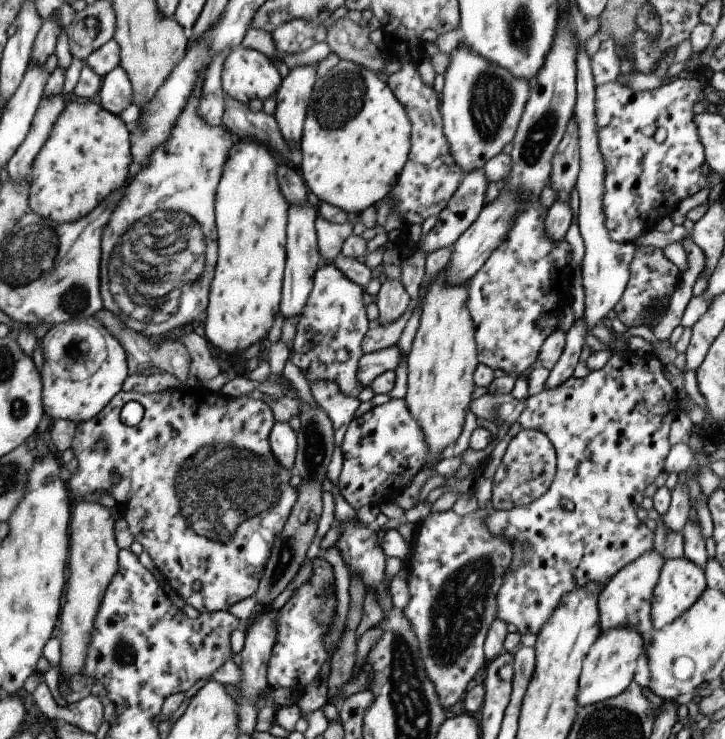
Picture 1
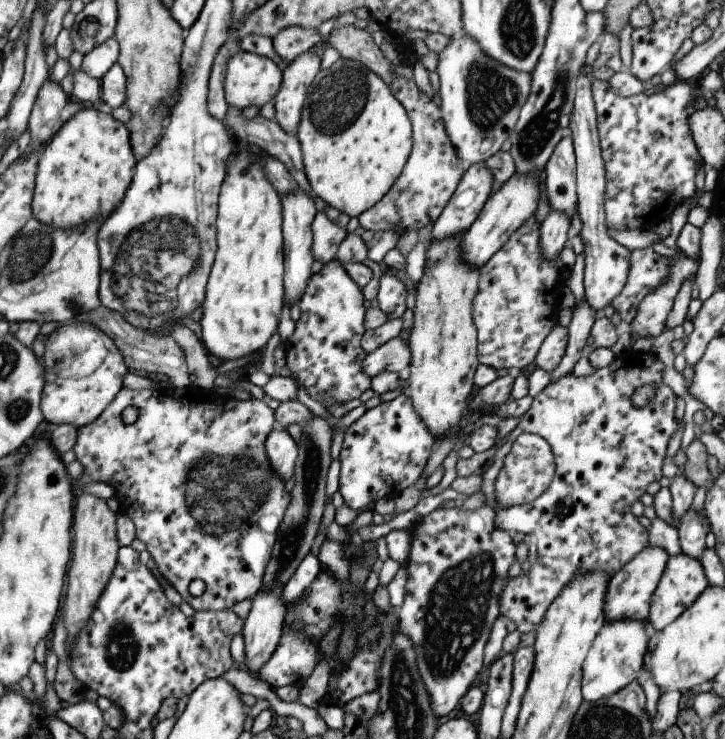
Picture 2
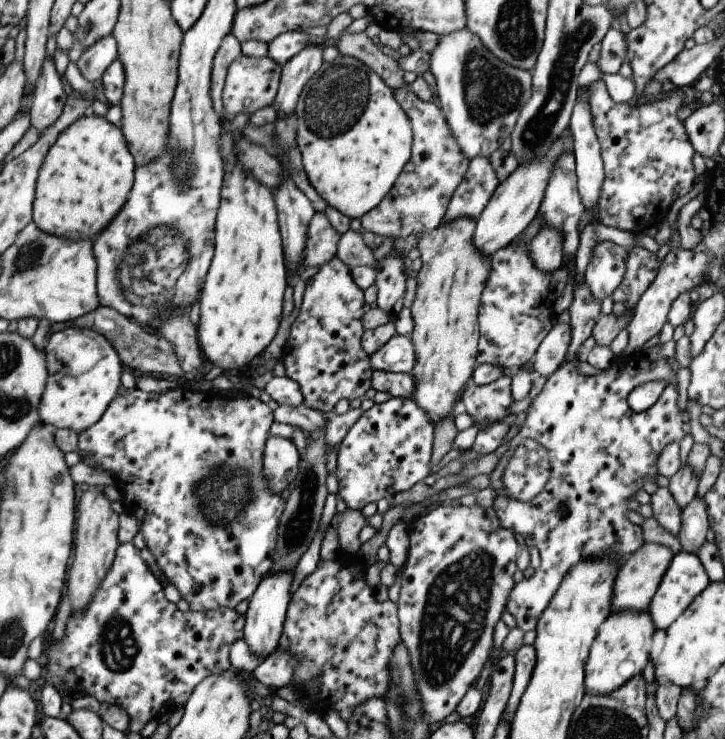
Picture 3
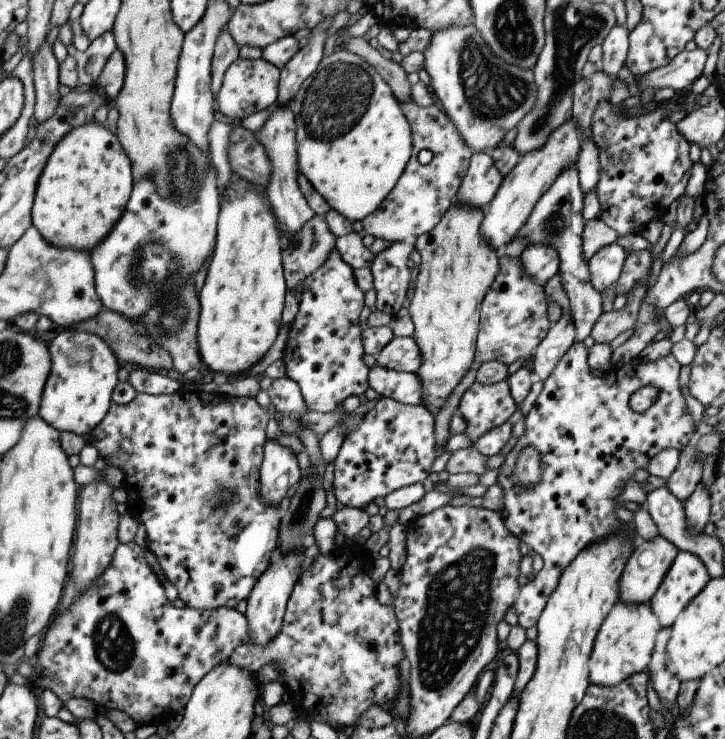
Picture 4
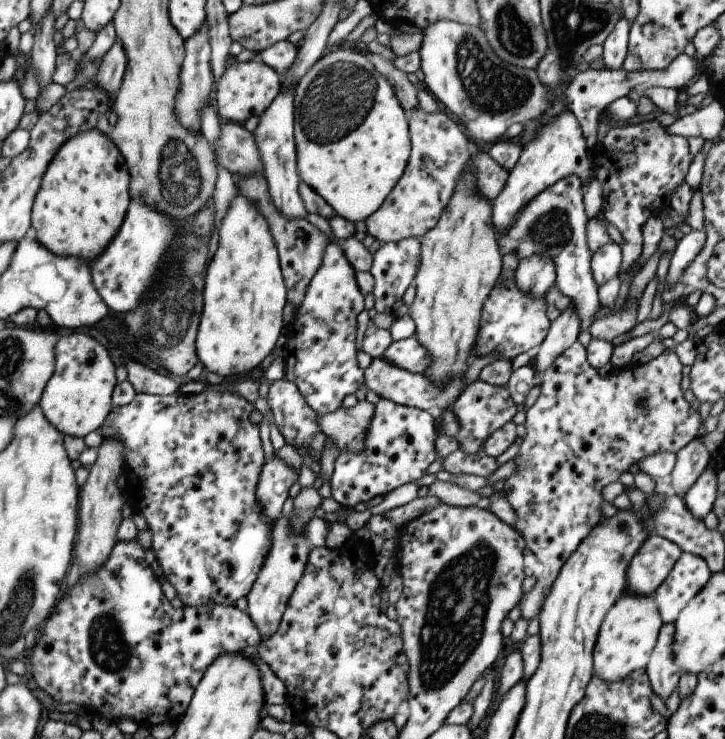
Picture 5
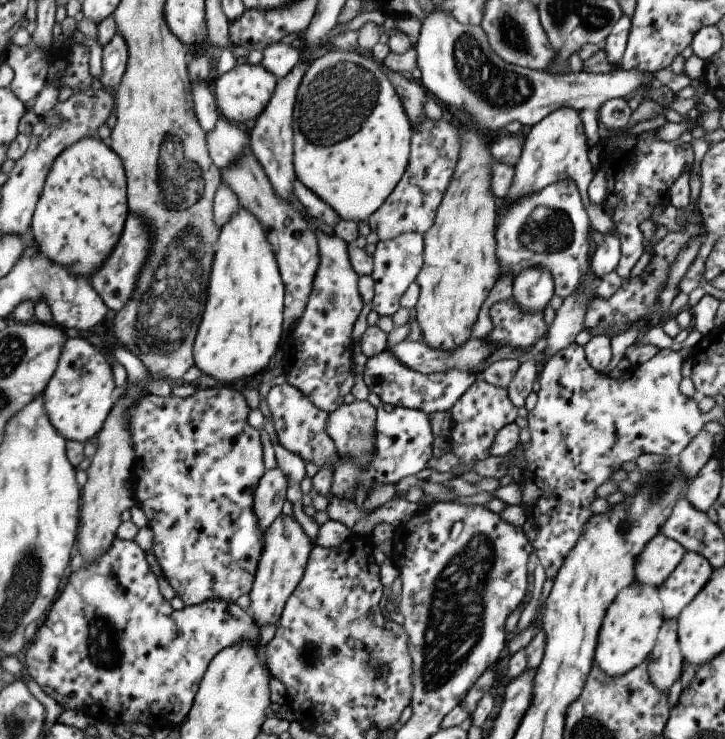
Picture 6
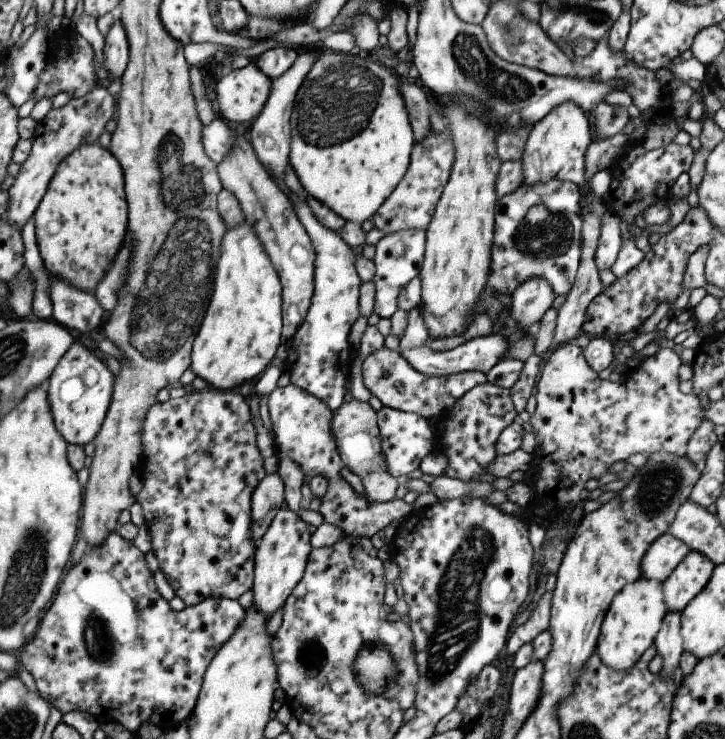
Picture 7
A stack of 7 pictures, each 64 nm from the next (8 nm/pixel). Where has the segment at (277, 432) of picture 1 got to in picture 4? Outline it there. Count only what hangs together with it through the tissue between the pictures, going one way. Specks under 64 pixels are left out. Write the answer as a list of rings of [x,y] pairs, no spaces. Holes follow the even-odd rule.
[[[266,440],[259,468],[259,493],[267,504],[278,506],[299,480],[301,474],[295,455],[275,440]]]

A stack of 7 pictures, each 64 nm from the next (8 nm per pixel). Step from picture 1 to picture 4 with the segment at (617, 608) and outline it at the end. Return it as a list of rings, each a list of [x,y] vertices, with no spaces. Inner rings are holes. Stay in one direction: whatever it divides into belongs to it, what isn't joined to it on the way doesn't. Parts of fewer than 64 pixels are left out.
[[[660,535],[647,541],[637,536],[634,549],[627,562],[625,562],[623,572],[619,576],[619,582],[617,582],[617,602],[623,602],[623,604],[649,603],[659,584],[661,584],[663,576],[669,570],[673,558],[677,556],[677,552],[678,549]]]

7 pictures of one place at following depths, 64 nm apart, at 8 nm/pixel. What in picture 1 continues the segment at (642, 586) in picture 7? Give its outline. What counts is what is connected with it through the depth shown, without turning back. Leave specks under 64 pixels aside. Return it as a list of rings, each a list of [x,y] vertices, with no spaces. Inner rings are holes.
[[[616,626],[600,631],[580,664],[576,696],[578,708],[617,696],[625,690],[635,680],[633,671],[636,660],[644,648],[643,637],[635,627]]]

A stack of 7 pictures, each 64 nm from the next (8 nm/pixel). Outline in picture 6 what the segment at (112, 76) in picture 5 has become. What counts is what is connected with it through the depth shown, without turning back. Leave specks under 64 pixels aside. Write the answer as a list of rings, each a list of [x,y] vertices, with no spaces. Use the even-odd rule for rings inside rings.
[[[116,30],[115,34],[107,41],[107,44],[102,46],[100,59],[102,72],[100,77],[96,79],[96,84],[103,86],[112,93],[122,77],[128,59],[125,41]]]

